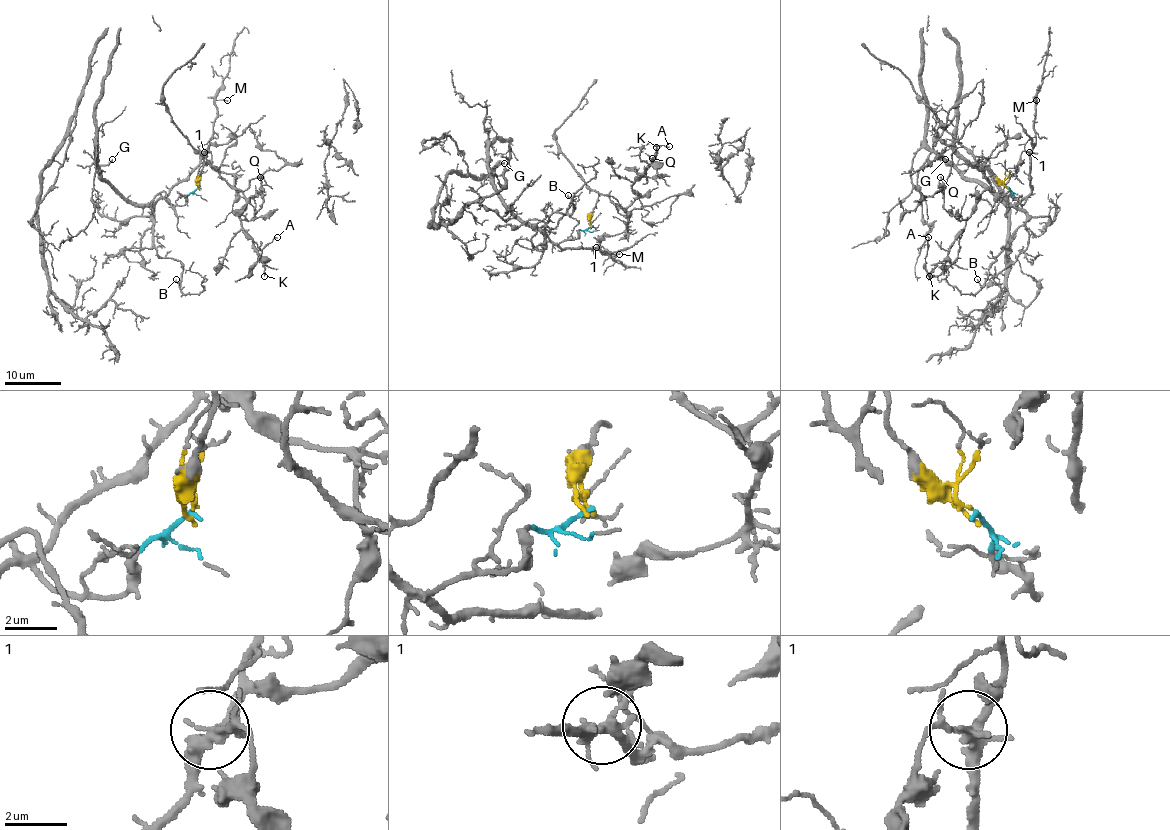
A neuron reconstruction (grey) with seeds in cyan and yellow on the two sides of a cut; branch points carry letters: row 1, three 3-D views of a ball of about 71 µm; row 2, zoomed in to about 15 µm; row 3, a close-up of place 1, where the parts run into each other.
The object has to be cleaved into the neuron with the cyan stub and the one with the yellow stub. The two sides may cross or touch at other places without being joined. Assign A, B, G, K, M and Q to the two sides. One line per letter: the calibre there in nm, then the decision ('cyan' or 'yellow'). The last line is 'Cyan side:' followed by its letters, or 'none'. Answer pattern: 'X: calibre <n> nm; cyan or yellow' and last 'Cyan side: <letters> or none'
A: calibre 140 nm; yellow
B: calibre 100 nm; cyan
G: calibre 180 nm; cyan
K: calibre 160 nm; yellow
M: calibre 120 nm; cyan
Q: calibre 140 nm; yellow
Cyan side: B, G, M

